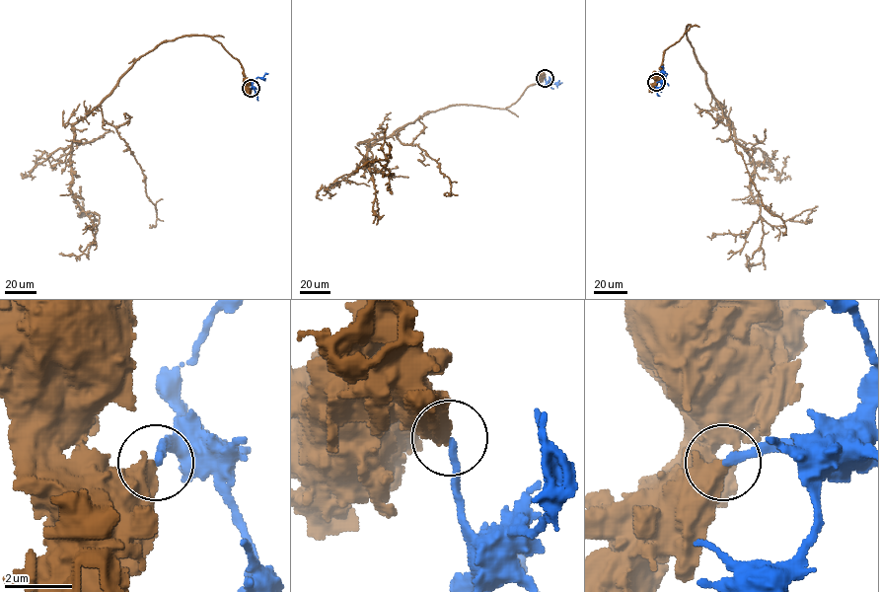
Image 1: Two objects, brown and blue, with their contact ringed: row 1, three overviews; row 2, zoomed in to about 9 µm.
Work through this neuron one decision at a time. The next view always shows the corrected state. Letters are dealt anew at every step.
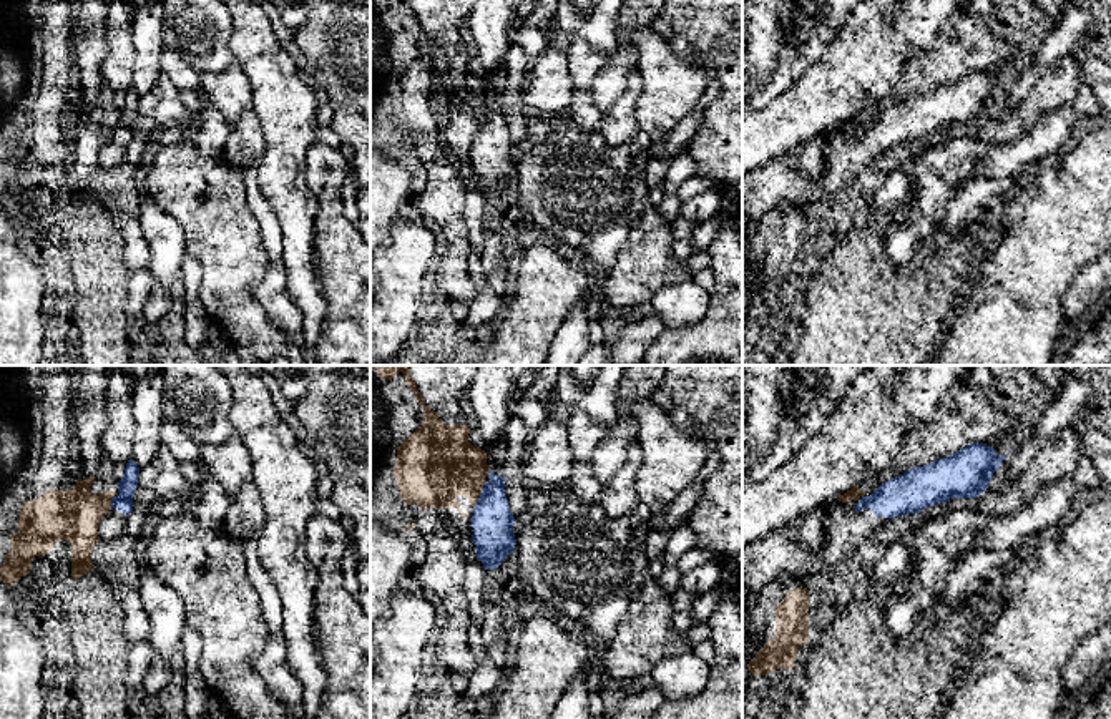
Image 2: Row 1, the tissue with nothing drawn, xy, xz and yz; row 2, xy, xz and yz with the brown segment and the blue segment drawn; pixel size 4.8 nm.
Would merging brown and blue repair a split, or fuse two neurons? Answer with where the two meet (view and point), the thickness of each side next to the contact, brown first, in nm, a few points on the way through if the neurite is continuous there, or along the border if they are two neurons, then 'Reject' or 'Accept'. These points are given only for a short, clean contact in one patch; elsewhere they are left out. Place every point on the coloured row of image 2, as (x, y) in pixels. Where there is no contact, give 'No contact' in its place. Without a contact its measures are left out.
Touches brown at xz (482, 489). Thickness 360 nm (brown) against 200 nm. Boundary: xz (485, 484), (479, 495). Reject

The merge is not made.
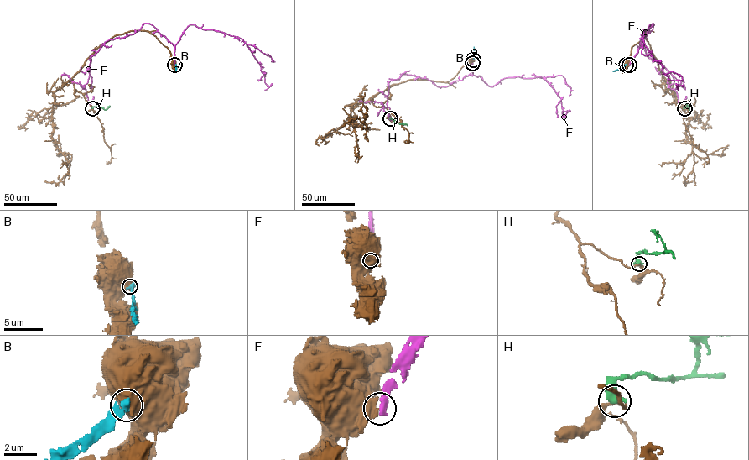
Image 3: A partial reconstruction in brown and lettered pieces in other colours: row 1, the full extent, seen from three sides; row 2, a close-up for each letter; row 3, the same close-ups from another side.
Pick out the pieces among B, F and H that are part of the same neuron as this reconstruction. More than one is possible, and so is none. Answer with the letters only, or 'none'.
none

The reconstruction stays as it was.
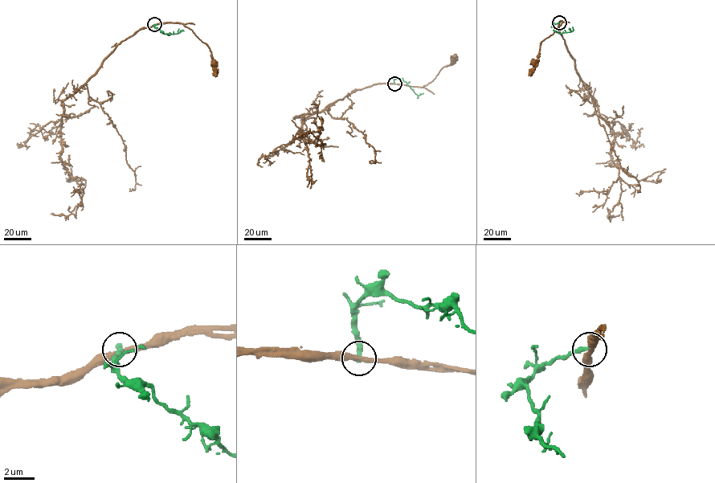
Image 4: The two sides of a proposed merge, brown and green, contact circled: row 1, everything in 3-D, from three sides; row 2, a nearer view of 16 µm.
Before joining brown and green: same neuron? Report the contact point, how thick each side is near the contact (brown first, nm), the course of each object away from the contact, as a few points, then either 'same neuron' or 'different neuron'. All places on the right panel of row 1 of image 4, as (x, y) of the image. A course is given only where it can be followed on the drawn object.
place (559, 22); calibres 340 and 360 nm; course brown (558, 23), (562, 22), (541, 42), (538, 59), (534, 63); course green (558, 22), (553, 26), (555, 31), (560, 34), (570, 31), (568, 29); different neuron

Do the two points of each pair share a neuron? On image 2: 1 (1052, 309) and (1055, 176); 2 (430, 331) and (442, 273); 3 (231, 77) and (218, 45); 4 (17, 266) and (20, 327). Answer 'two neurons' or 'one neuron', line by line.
1: one neuron
2: one neuron
3: two neurons
4: one neuron

